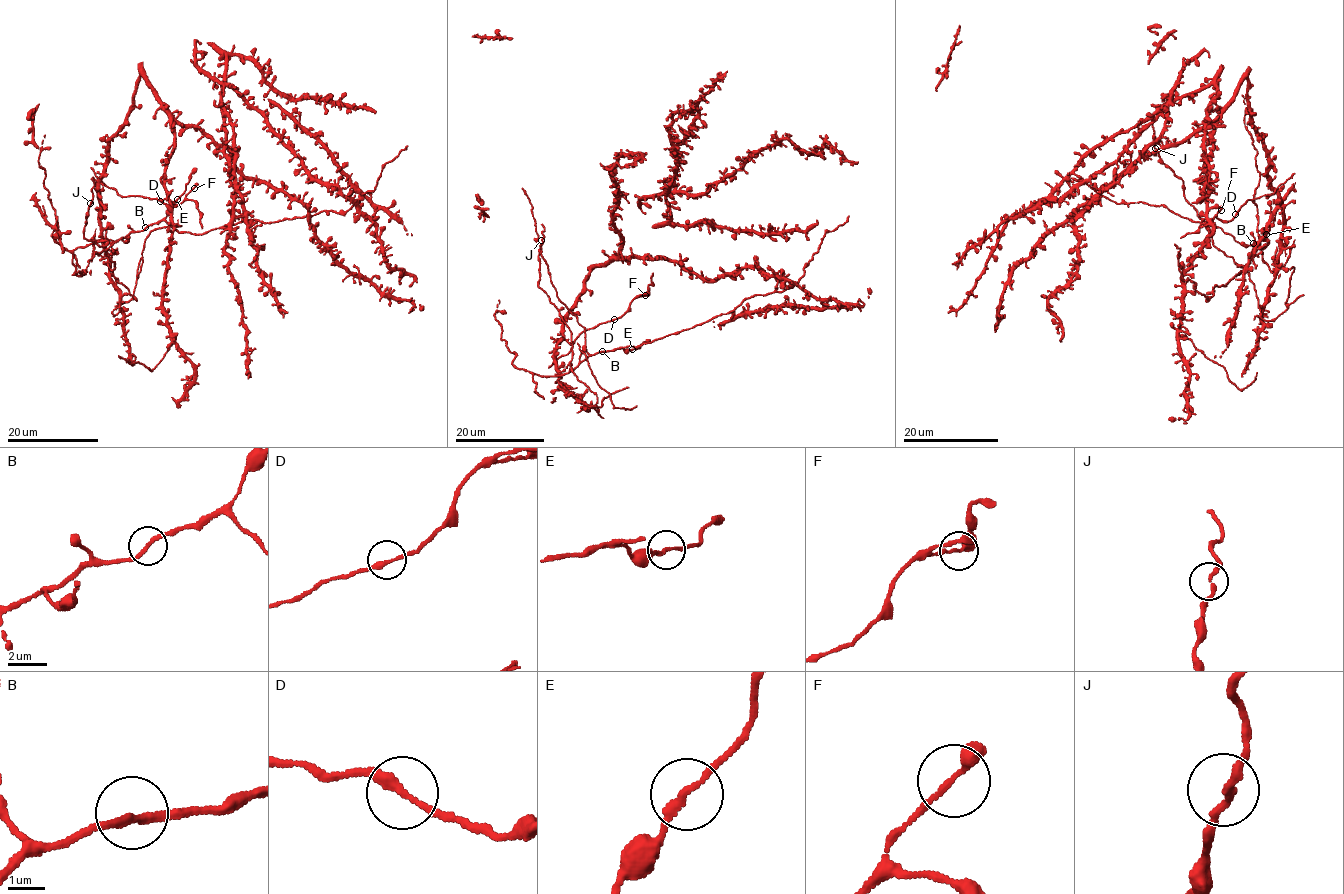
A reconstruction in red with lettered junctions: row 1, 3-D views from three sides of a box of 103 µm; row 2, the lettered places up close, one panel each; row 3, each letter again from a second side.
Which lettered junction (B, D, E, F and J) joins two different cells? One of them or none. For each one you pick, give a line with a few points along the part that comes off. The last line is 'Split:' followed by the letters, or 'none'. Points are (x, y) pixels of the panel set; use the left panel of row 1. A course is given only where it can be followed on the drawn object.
Split: none

